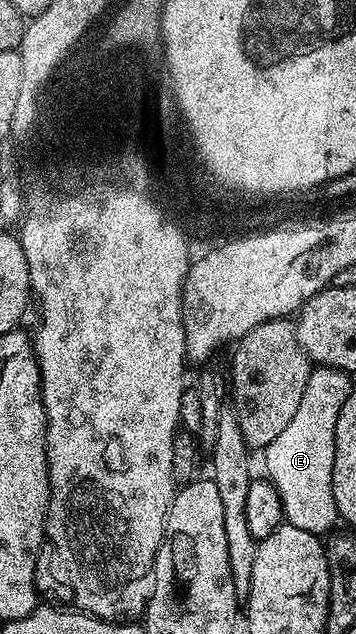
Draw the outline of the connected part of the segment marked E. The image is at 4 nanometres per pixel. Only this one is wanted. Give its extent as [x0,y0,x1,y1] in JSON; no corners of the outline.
[264,389,340,537]

